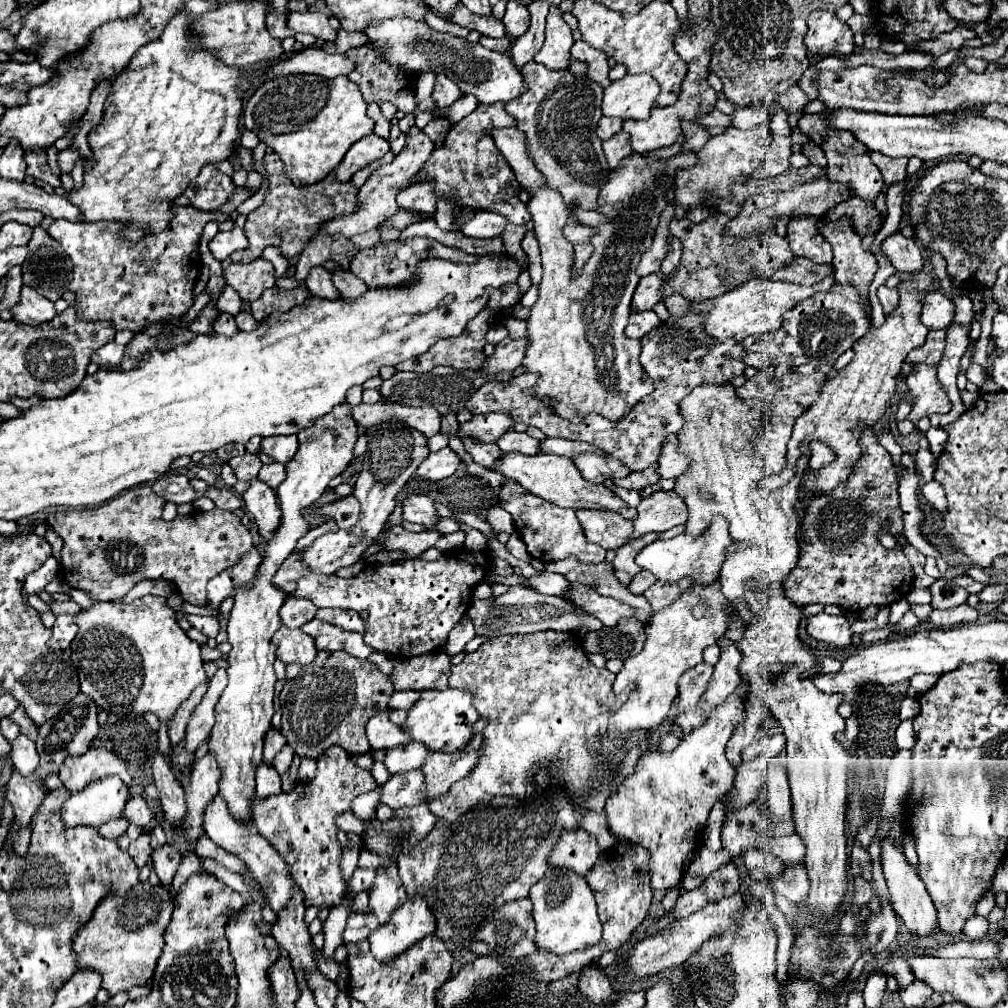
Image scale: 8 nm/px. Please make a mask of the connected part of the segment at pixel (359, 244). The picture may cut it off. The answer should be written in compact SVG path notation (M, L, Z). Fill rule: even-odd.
M373 229L373 231L367 231L367 233L359 235L359 237L353 237L351 241L353 241L353 245L357 249L371 249L371 247L375 247L379 243L379 233Z

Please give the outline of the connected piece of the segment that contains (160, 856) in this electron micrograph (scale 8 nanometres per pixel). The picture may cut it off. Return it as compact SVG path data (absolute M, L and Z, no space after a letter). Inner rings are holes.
M161 845L153 851L153 863L161 881L173 881L181 863L181 853L173 845Z

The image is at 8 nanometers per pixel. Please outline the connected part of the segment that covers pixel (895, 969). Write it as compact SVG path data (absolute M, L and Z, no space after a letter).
M903 958L886 961L882 966L882 971L886 975L895 977L901 989L903 989L903 987L907 987L909 983L913 983L913 981L915 981L915 975L911 973L911 969L909 969L907 961Z

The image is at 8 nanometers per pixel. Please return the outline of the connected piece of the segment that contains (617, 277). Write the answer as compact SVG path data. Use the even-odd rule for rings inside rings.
M503 127L503 129L489 129L489 133L491 133L491 137L493 137L493 141L495 141L495 145L497 145L497 149L505 155L505 159L507 159L507 163L511 165L511 169L513 169L513 173L515 173L515 177L517 177L517 181L521 183L521 187L529 193L529 203L527 203L527 209L529 209L529 213L531 213L531 217L533 217L533 223L535 223L535 237L537 237L537 241L539 241L539 249L541 249L541 263L543 263L543 279L541 279L541 285L539 285L539 299L537 299L537 303L531 307L531 317L529 317L529 321L527 321L527 335L529 335L529 339L531 339L531 343L529 343L529 349L527 349L527 355L525 355L525 359L523 359L523 365L525 365L525 369L527 371L531 371L531 373L539 373L541 377L539 377L539 381L535 383L535 387L531 389L531 393L535 393L535 397L553 397L553 399L557 399L557 405L555 405L555 413L557 415L561 415L561 417L567 417L569 421L575 421L575 423L579 423L581 421L581 417L583 415L587 415L587 413L601 413L601 415L605 415L607 419L611 419L611 421L617 421L617 419L621 419L637 401L641 401L645 395L649 395L655 387L653 387L653 381L645 375L645 371L643 371L643 367L639 365L639 353L641 353L641 341L639 339L629 339L625 333L623 333L623 329L627 327L627 321L629 321L629 315L631 315L631 297L633 297L633 293L635 293L635 287L637 287L637 283L639 283L639 277L637 277L637 265L639 265L639 261L641 261L641 255L651 247L651 243L653 243L653 237L655 237L655 229L657 229L657 225L659 225L659 217L661 217L661 213L665 211L665 207L669 205L669 201L667 201L667 185L665 185L665 181L667 179L675 179L675 175L677 175L677 171L679 169L687 169L687 167L693 167L699 159L697 159L697 153L695 151L681 151L679 155L675 155L675 157L669 157L669 159L653 159L653 157L647 157L647 155L641 155L641 153L631 153L631 157L627 157L619 167L617 167L617 171L611 171L611 177L607 179L607 185L603 185L603 191L599 193L599 205L615 205L617 209L619 209L619 217L615 217L615 219L609 219L609 217L603 217L603 213L599 213L599 211L575 211L575 213L571 213L569 211L569 207L567 207L567 203L563 201L563 197L559 197L559 191L557 189L551 189L549 185L547 185L547 179L543 179L543 175L535 169L535 161L531 161L531 153L529 153L529 149L527 149L527 137L525 137L525 133L519 129L519 127ZM569 213L571 213L571 217L577 221L577 223L581 223L581 225L587 225L587 227L591 227L591 229L595 229L595 233L593 233L593 255L589 257L589 261L583 265L583 269L579 269L579 273L577 275L573 275L573 261L575 261L575 253L573 253L573 247L571 247L571 243L567 243L565 241L565 237L563 237L563 225L567 223L567 219L569 219Z

